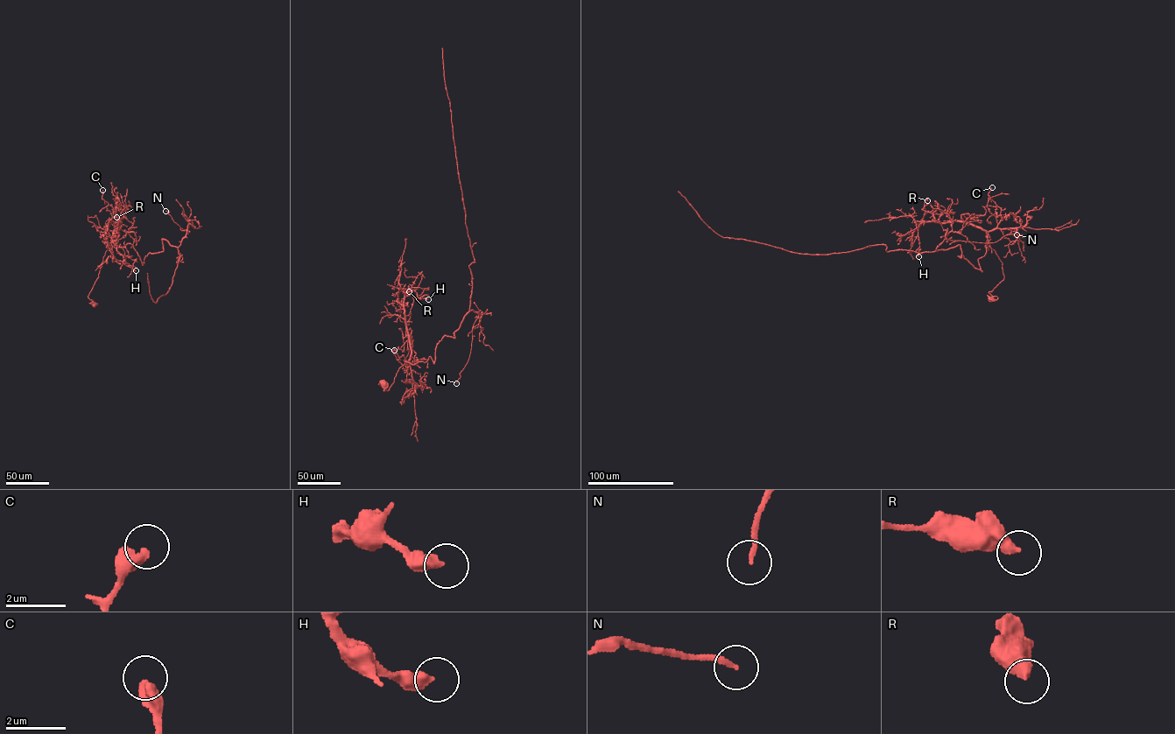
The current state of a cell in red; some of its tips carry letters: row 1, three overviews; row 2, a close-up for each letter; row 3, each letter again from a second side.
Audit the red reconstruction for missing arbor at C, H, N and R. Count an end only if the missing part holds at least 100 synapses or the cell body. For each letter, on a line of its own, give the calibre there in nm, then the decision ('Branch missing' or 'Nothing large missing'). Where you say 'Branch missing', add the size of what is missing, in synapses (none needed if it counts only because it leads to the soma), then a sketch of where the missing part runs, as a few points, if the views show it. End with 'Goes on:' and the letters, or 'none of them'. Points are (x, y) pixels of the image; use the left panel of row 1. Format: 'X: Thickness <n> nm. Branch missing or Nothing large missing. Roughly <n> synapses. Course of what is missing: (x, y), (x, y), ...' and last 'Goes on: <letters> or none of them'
C: Thickness 440 nm. Nothing large missing
H: Thickness 400 nm. Nothing large missing
N: Thickness 160 nm. Nothing large missing
R: Thickness 460 nm. Nothing large missing
Goes on: none of them

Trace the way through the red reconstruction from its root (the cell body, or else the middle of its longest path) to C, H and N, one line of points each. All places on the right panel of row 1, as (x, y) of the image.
C: (990, 298), (997, 298), (988, 292), (1004, 277), (988, 244), (988, 233), (1001, 219), (988, 195), (992, 187)
H: (990, 298), (997, 298), (988, 292), (1004, 274), (981, 227), (958, 221), (922, 222), (918, 256)
N: (990, 298), (1003, 279), (995, 251), (986, 246), (981, 270), (959, 257), (960, 244), (937, 247), (1016, 234)

